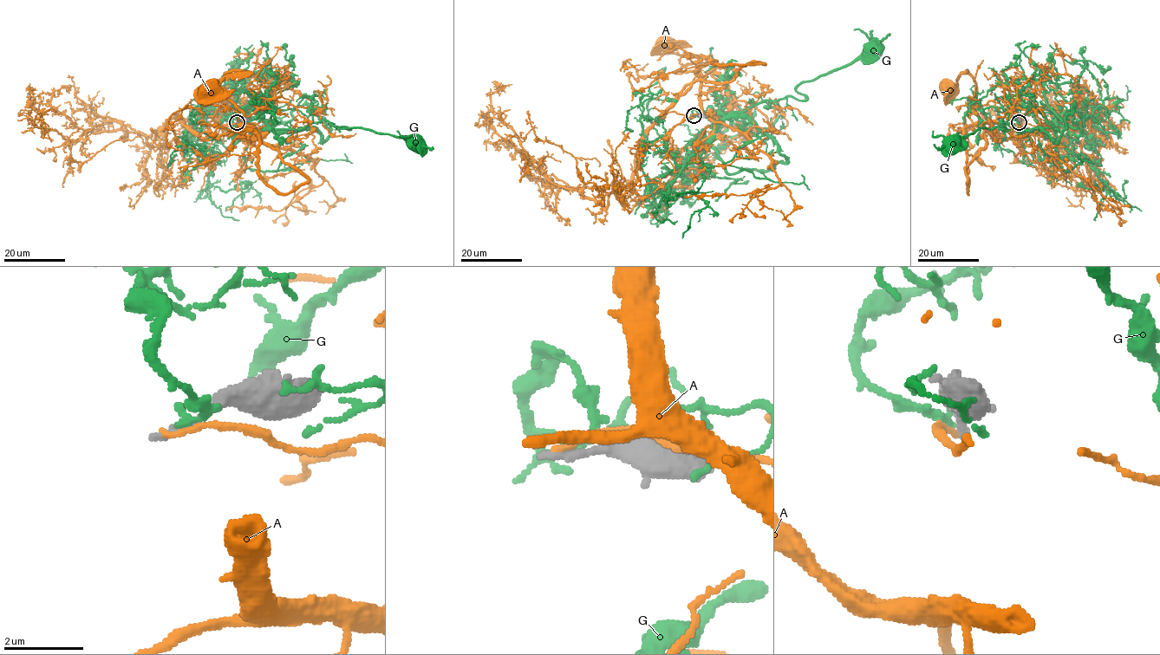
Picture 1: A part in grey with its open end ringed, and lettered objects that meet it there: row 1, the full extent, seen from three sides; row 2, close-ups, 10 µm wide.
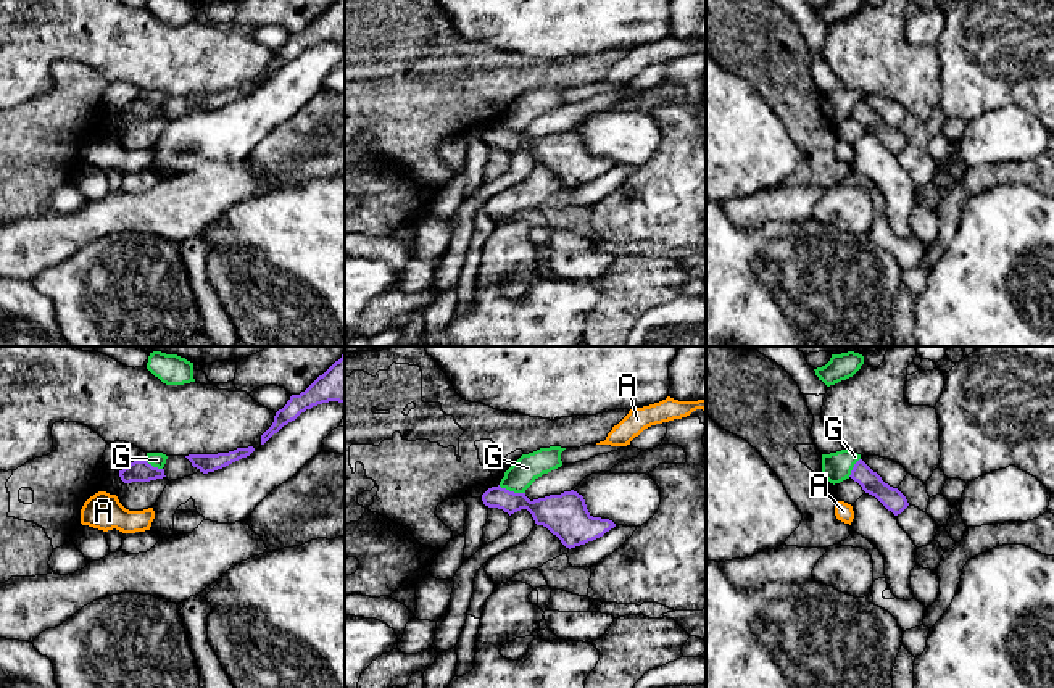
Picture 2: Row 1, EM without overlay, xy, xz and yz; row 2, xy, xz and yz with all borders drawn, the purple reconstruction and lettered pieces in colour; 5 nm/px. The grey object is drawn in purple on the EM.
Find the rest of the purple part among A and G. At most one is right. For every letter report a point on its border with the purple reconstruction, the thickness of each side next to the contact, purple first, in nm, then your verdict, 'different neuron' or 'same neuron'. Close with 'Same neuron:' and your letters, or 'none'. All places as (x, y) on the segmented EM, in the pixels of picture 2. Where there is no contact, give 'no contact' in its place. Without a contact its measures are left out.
A: no contact; different neuron
G: contact xz (511, 492); calibres 180 and 140 nm; different neuron
Same neuron: none

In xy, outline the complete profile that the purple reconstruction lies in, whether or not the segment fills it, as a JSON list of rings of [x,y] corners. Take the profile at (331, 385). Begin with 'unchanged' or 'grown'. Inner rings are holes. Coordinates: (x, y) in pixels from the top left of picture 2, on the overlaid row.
unchanged; [[[345,351],[305,392],[292,395],[287,404],[276,412],[272,425],[261,435],[261,445],[306,409],[329,401],[345,403]]]

